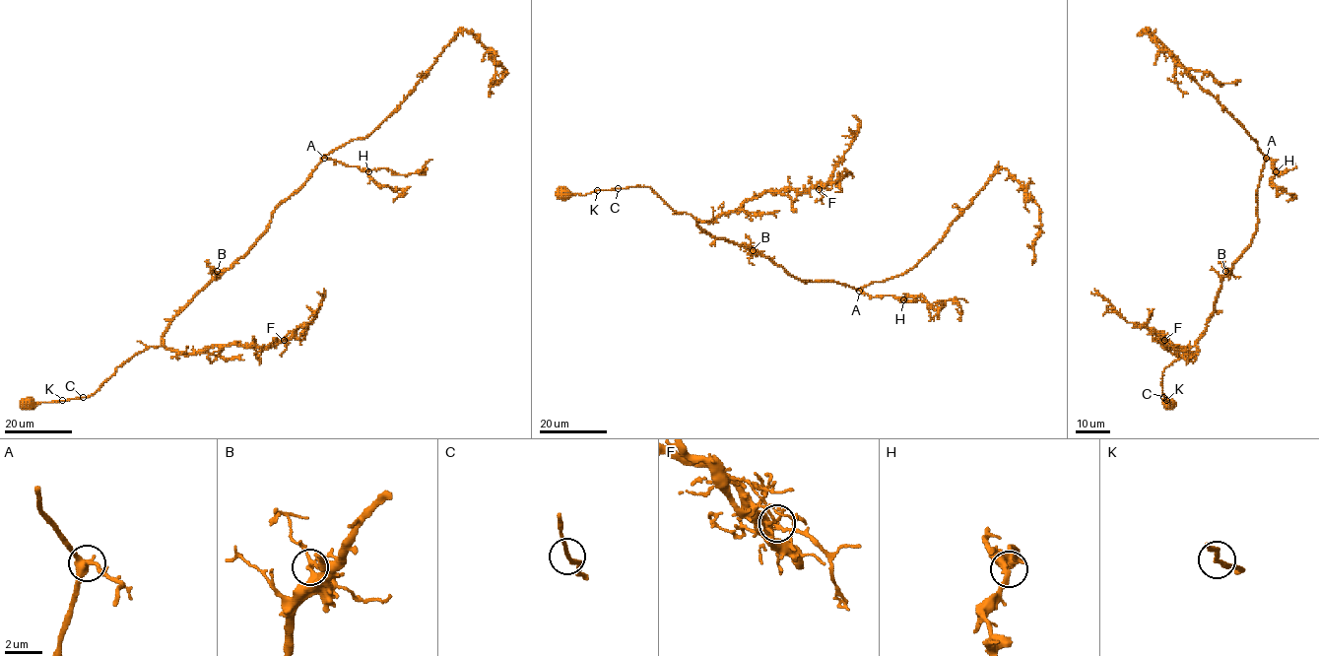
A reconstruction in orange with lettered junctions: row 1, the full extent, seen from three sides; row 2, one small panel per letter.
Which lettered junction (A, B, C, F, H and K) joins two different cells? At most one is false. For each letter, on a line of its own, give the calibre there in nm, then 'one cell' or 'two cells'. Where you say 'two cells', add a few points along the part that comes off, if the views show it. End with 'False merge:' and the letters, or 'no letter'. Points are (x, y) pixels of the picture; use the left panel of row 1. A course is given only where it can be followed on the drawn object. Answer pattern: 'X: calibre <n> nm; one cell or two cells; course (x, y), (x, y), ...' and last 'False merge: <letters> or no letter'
A: calibre 320 nm; one cell
B: calibre 280 nm; one cell
C: calibre 190 nm; one cell
F: calibre 320 nm; one cell
H: calibre 260 nm; one cell
K: calibre 180 nm; one cell
False merge: no letter

